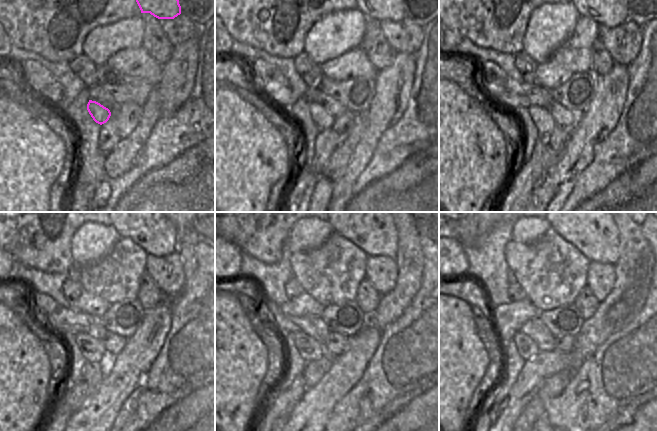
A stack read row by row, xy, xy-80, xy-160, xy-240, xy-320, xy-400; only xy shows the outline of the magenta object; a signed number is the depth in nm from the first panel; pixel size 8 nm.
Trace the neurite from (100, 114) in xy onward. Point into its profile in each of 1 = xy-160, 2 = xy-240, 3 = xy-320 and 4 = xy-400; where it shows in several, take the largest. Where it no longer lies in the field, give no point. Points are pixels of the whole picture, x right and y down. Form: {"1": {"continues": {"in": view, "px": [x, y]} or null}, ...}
{"1": {"continues": {"in": "xy-160", "px": [544, 122]}}, "2": {"continues": {"in": "xy-240", "px": [93, 349]}}, "3": {"continues": {"in": "xy-320", "px": [311, 350]}}, "4": {"continues": {"in": "xy-400", "px": [527, 348]}}}

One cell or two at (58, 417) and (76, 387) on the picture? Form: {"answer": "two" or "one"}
{"answer": "one"}

